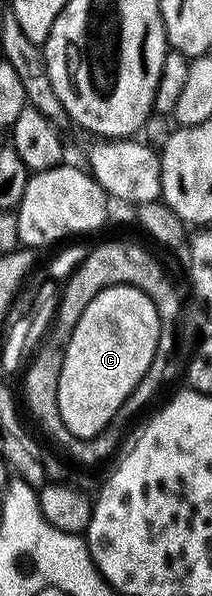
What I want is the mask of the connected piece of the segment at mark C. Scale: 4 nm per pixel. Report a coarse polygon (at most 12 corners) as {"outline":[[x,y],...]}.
{"outline":[[105,288],[65,348],[57,408],[96,438],[153,362],[157,308]]}

